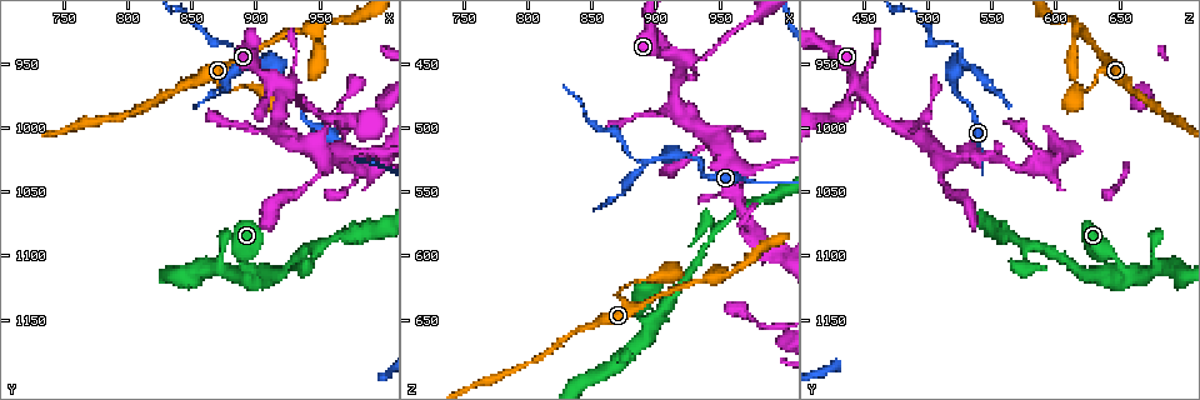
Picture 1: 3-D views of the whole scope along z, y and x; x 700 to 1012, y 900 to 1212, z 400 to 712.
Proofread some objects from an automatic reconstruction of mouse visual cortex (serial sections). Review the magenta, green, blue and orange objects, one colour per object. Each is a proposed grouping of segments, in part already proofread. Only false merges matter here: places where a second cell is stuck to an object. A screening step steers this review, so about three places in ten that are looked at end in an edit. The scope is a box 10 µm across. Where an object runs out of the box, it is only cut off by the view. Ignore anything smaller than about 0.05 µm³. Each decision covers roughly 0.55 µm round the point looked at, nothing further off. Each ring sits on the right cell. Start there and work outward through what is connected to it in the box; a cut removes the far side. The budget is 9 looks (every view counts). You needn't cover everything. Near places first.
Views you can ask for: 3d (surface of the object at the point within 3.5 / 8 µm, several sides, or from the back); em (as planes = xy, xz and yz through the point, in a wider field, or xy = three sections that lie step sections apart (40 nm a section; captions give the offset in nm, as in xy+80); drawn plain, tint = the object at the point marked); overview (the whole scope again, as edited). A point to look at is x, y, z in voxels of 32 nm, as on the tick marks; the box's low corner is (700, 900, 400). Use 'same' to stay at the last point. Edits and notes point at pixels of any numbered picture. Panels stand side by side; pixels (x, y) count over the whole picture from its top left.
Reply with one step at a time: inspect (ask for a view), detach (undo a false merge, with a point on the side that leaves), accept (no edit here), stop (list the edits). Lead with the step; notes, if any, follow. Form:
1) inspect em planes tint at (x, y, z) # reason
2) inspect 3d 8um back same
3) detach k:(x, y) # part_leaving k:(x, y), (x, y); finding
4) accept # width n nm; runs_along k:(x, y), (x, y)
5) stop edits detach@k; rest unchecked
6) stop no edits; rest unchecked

inspect 3d 8um at (898, 948, 524) # two arms in line, one across

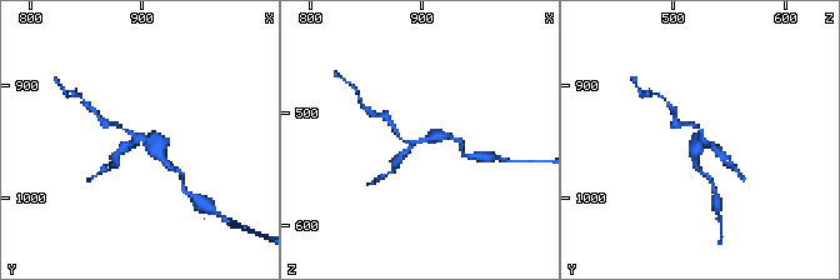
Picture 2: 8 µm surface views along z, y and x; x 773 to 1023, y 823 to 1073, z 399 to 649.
inspect 3d 3.5um same

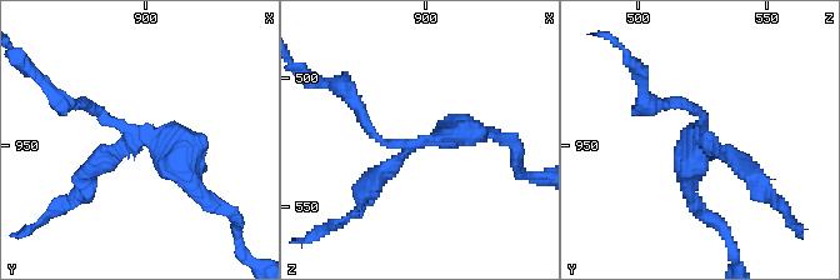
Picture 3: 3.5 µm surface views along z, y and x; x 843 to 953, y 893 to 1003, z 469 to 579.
inspect em xy step 5 tint at (899, 947, 524)

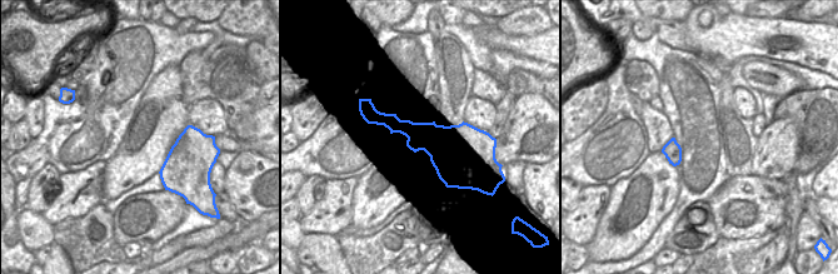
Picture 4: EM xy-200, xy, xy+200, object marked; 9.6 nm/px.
detach 3:(95, 170) # arms 3; arm_widths 100, 200, 250 nm; part_leaving 3:(126, 141), (56, 206); two cells meet here

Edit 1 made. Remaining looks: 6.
inspect 3d 3.5um at (890, 970, 620) # sharp bend

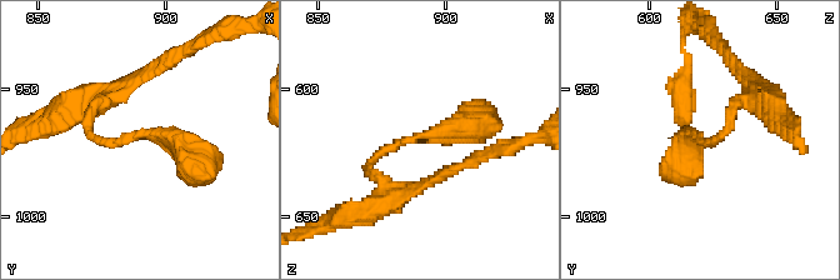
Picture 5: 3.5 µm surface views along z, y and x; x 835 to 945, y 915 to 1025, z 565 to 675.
inspect em xy step 1 tint at (889, 968, 620) # shape alone is not enough

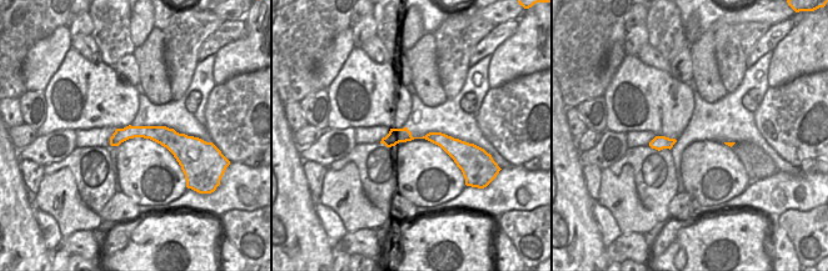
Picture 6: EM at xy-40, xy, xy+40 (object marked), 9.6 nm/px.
accept # arm_widths 150, 400 nm; runs_along 6:(385, 140), (438, 137), (464, 145); one cell here

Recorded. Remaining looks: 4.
inspect 3d 3.5um at (924, 966, 446) # thin neck

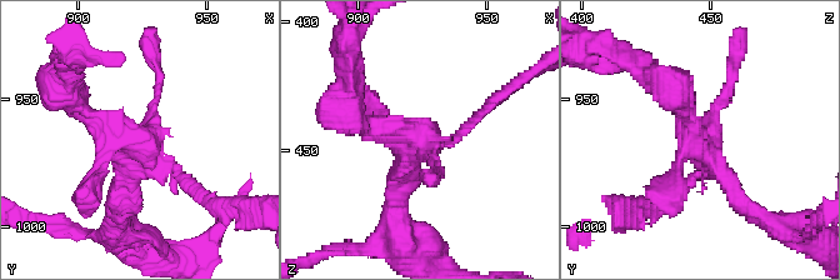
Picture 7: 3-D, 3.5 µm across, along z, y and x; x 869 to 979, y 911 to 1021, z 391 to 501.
inspect em planes tint at (923, 966, 444)

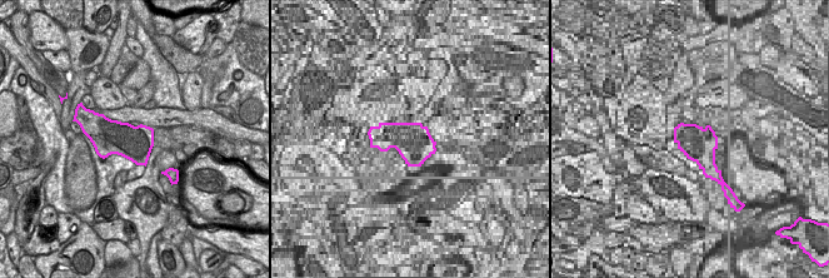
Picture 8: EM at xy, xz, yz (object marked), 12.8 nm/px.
accept # runs_along 7:(676, 95), (689, 134), (744, 206); continuous, no second cell

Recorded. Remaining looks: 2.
inspect 3d 3.5um at (952, 1024, 514) # arms part here

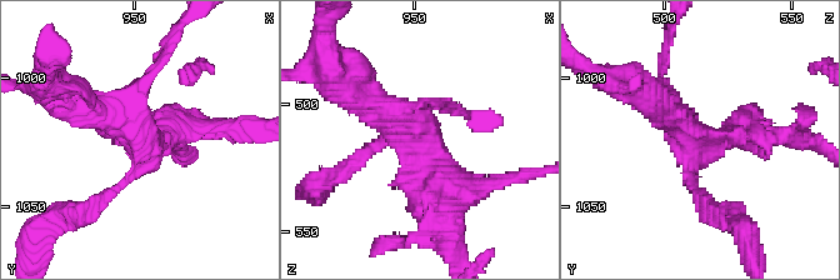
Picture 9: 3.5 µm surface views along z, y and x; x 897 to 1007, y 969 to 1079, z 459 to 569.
inspect em xy step 2 tint at (952, 1023, 511) # shape alone is not enough

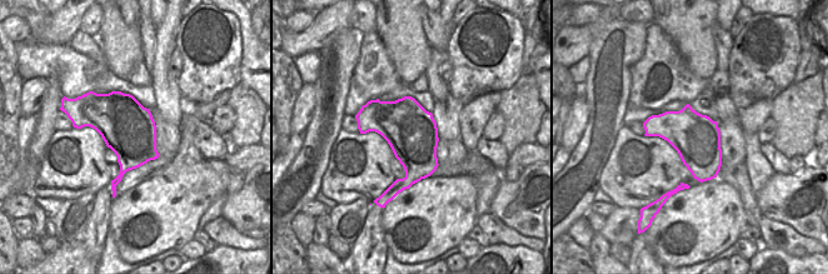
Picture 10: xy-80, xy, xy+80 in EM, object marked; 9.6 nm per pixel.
accept # runs_along 9:(356, 99), (425, 138), (436, 208); continuous, no second cell

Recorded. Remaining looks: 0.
stop edits detach@3; rest unchecked

